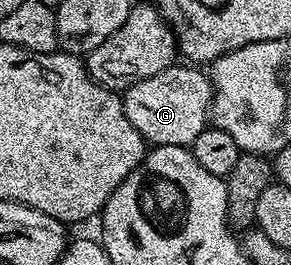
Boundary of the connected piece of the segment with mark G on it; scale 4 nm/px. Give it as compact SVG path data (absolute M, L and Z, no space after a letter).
M173 64L158 76L141 78L123 91L126 120L138 128L145 143L152 146L191 147L194 140L210 126L212 80L203 69L192 64Z

